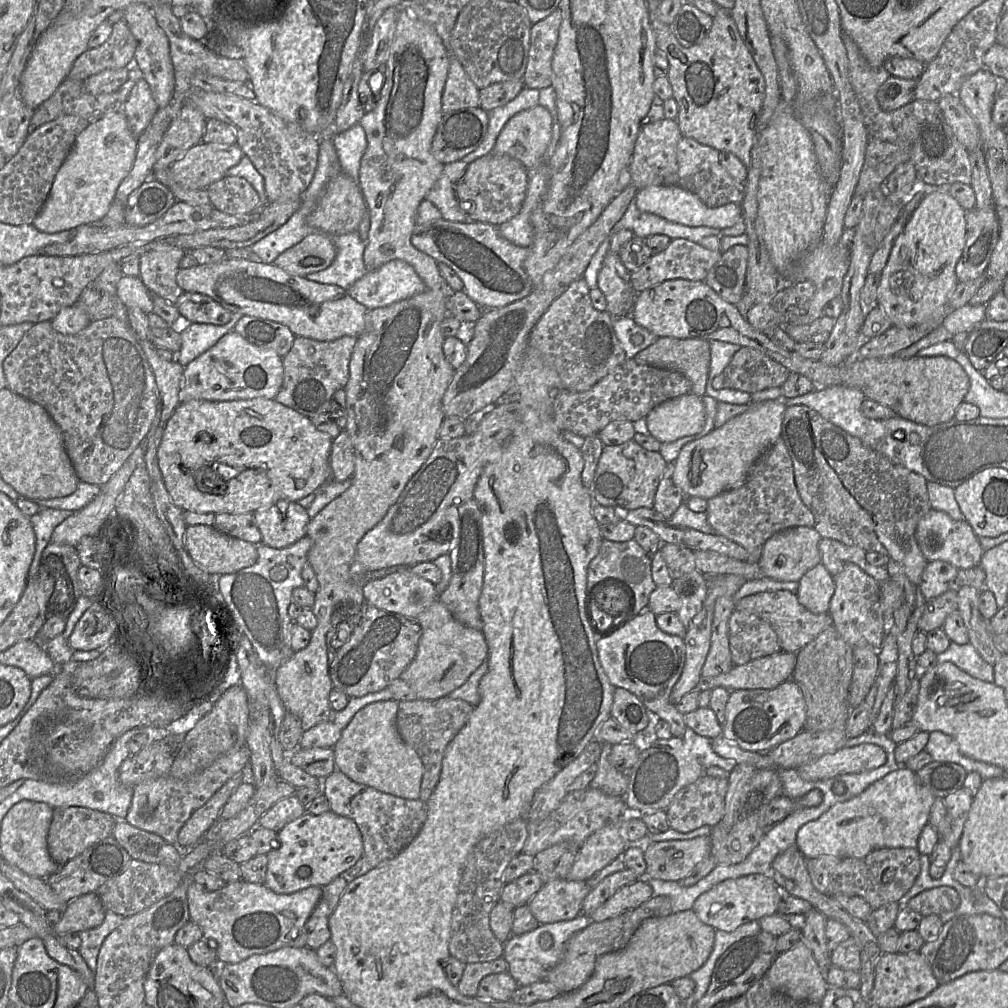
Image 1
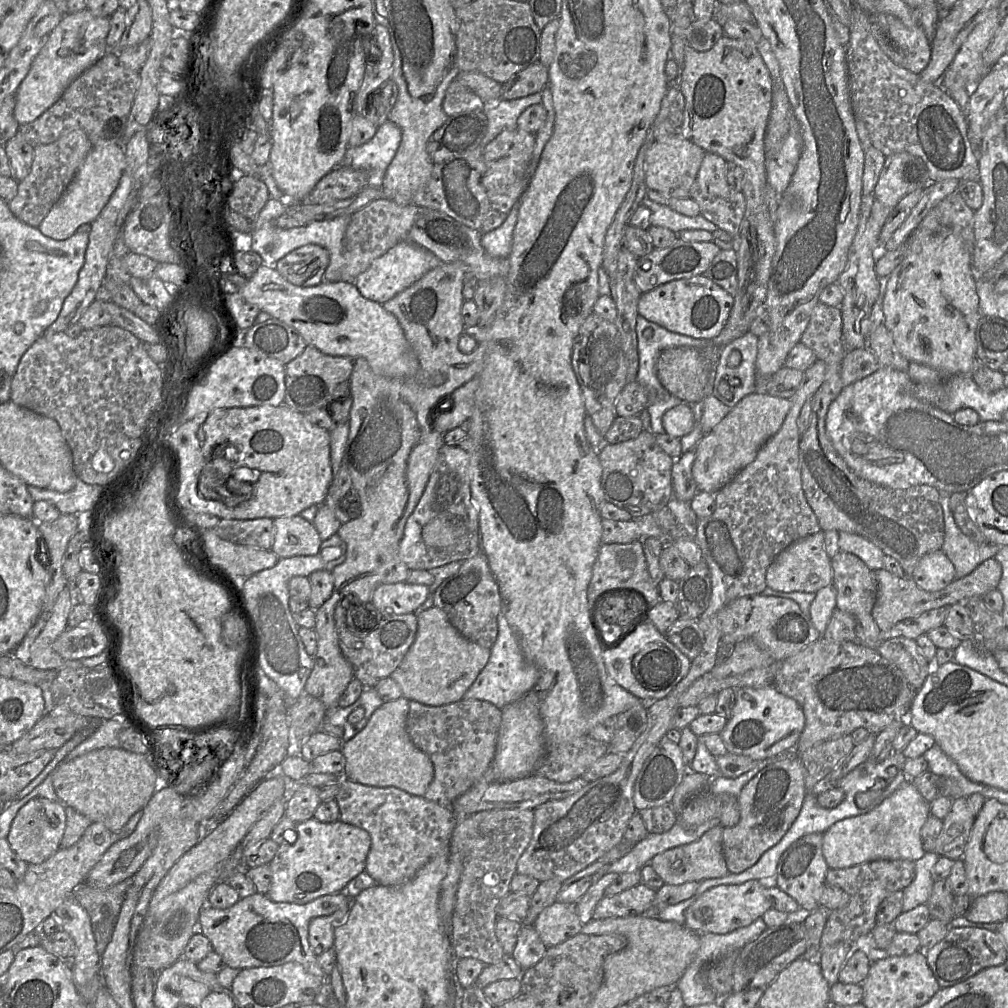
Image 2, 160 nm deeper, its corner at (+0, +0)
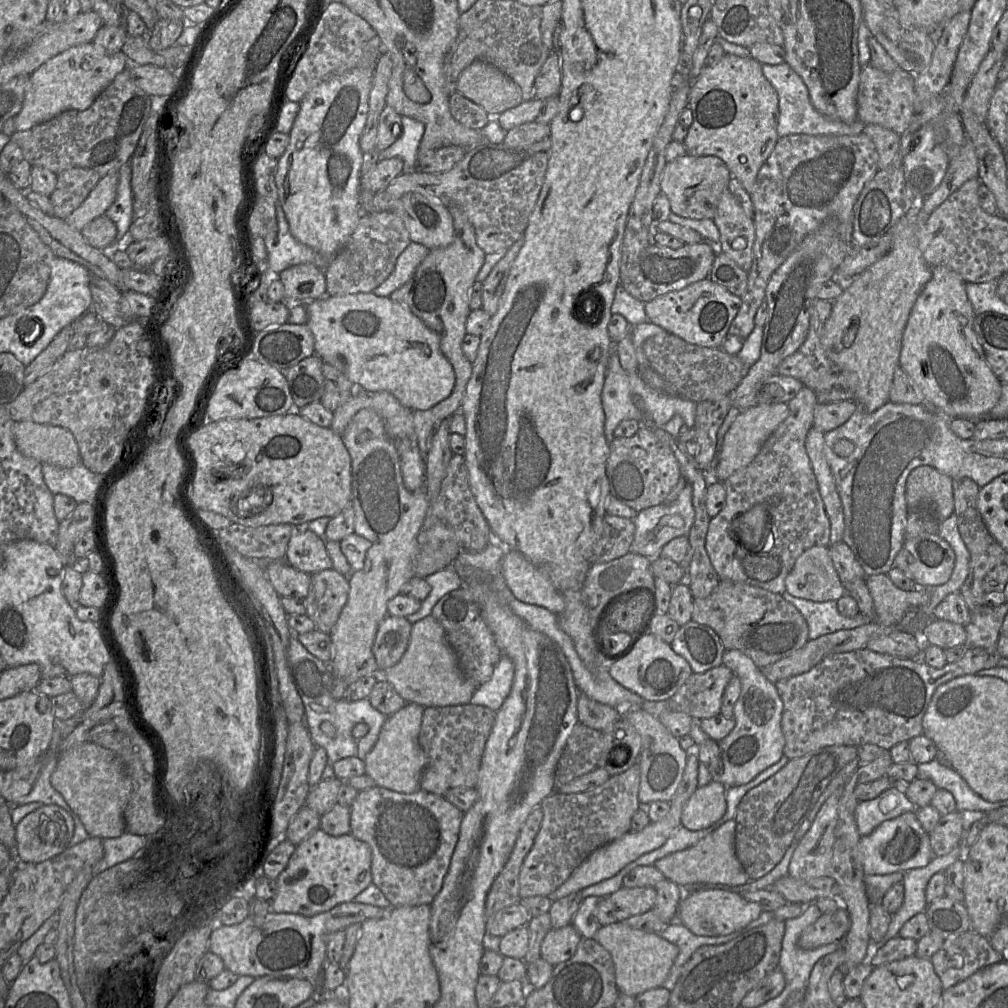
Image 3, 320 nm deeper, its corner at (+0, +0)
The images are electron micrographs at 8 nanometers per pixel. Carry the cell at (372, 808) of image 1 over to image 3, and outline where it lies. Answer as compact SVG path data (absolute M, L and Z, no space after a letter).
M375 786L359 791L350 806L350 832L371 847L372 883L381 890L392 907L430 905L441 890L449 870L463 818L464 812L444 796L422 789L406 794Z

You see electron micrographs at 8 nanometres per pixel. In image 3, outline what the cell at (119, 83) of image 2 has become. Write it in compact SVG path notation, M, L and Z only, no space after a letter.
M127 68L114 78L87 110L68 110L29 130L15 131L10 141L21 148L24 160L31 167L41 166L56 175L74 167L87 168L96 171L102 178L110 173L118 173L130 159L150 114L151 96L136 85Z

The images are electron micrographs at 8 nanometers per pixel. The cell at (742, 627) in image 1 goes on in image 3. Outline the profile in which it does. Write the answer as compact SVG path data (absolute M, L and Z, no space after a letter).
M723 664L703 673L693 672L667 700L668 709L684 712L693 719L721 714L723 694L733 675L732 670Z

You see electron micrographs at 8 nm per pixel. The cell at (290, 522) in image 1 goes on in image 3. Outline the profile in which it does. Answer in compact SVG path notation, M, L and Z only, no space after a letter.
M300 528L289 540L285 561L293 568L308 575L332 569L332 561L326 551L326 540L312 531Z

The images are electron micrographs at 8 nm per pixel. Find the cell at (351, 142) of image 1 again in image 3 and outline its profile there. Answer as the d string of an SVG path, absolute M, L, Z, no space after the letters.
M401 116L401 134L387 149L379 152L379 161L400 158L404 162L404 171L417 169L418 149L425 131L425 125L413 118Z

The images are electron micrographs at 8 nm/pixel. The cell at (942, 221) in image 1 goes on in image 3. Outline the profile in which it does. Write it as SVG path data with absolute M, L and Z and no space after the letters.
M946 266L932 268L932 277L919 294L907 321L900 352L900 366L926 398L946 418L978 420L988 417L1001 396L1002 382L989 366L974 330L975 312L966 293L966 282Z

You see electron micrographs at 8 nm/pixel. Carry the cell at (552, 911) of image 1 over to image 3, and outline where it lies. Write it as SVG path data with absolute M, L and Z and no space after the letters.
M573 924L562 928L551 928L541 944L541 958L552 966L569 960L582 940Z

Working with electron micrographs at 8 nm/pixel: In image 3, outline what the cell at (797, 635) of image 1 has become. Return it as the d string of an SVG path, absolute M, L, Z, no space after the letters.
M720 581L708 597L693 599L692 604L692 620L694 622L713 629L719 636L725 650L739 650L760 669L791 655L809 641L807 622L797 608L781 595L756 586L733 581Z

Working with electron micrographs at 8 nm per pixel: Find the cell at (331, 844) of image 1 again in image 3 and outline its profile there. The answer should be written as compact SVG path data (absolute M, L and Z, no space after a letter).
M321 828L296 845L287 867L277 877L277 890L270 902L272 912L314 916L338 904L354 901L372 883L371 847L351 833L331 836Z

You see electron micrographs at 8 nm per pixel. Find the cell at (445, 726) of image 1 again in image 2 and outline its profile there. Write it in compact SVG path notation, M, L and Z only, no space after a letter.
M461 699L443 706L409 702L407 732L434 765L434 777L424 795L427 800L450 807L460 795L481 781L491 769L501 719L498 707L479 699Z

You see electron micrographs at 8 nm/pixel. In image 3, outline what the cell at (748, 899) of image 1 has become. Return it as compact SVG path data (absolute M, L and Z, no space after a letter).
M722 889L691 891L684 894L679 904L681 924L695 935L706 937L724 936L741 930L756 920L761 912L762 908L759 904Z

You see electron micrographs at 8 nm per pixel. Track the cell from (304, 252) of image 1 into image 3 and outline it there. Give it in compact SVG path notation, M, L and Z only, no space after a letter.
M312 263L291 266L280 274L284 287L283 303L289 310L326 296L326 277L324 270Z

